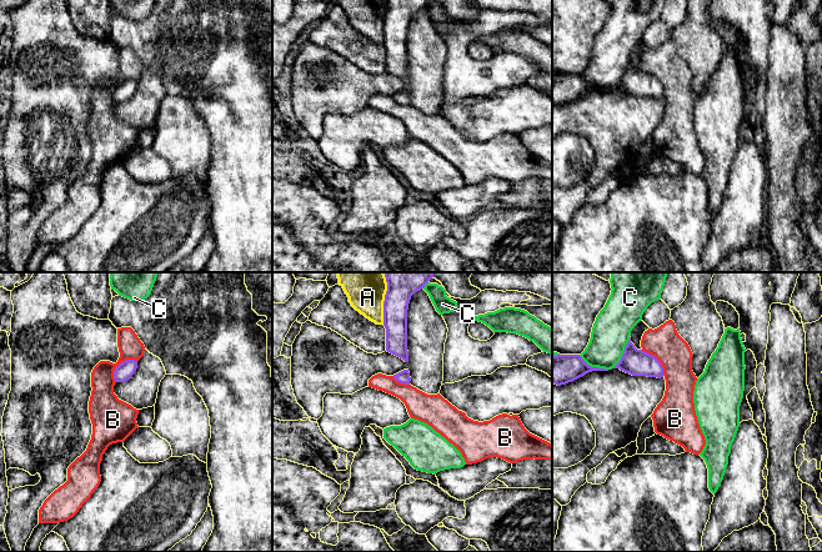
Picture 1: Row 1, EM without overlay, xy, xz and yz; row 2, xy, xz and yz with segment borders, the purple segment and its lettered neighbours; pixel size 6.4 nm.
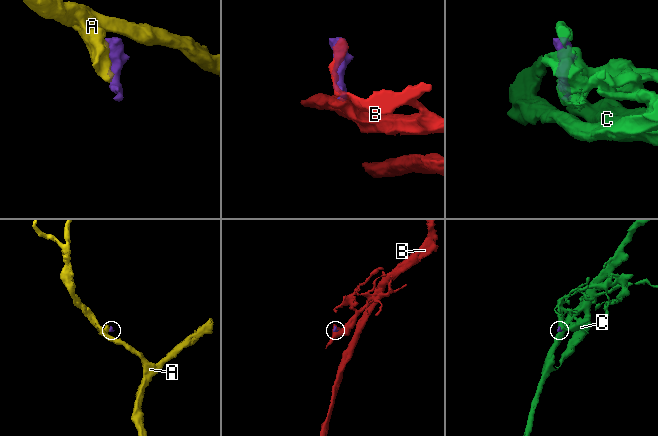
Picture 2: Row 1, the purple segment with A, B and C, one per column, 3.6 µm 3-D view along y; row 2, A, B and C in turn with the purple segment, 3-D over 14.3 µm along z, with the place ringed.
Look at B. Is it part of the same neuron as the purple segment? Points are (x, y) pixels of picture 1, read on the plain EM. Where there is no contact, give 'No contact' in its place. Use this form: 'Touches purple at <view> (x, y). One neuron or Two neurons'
Touches purple at xy (120, 84). Two neurons

